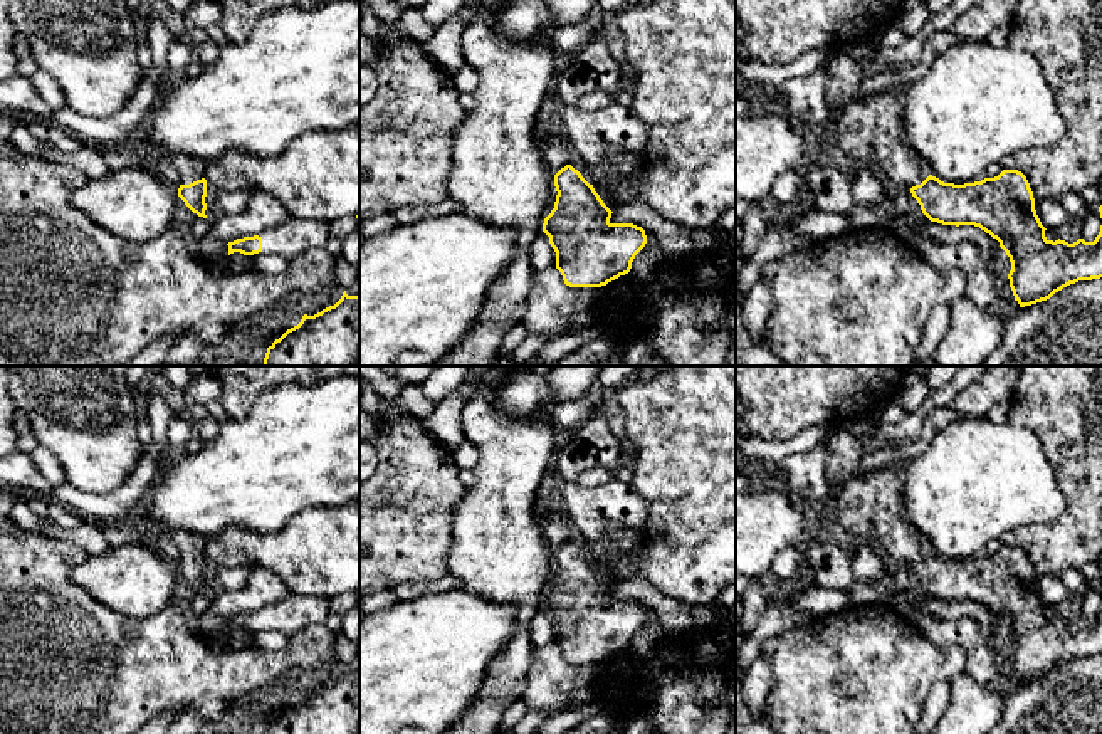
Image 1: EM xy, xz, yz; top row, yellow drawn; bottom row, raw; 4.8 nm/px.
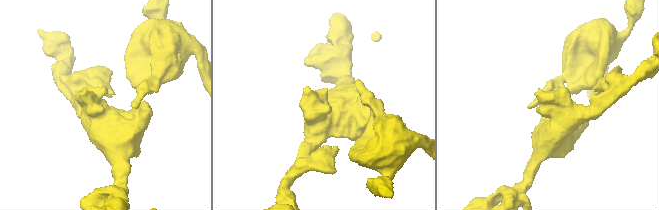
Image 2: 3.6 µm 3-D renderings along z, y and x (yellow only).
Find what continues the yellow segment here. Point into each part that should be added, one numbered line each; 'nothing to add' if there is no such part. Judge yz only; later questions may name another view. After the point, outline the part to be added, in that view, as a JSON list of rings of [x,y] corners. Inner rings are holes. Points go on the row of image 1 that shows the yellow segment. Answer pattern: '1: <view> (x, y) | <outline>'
1: yz (869, 130) | [[[833,54],[825,69],[825,99],[837,119],[835,143],[852,166],[867,166],[892,188],[921,185],[931,170],[905,143],[904,101],[887,92],[863,92],[860,62],[850,55]]]

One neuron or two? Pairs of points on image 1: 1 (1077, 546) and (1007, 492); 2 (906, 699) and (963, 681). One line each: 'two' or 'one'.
1: two
2: two

